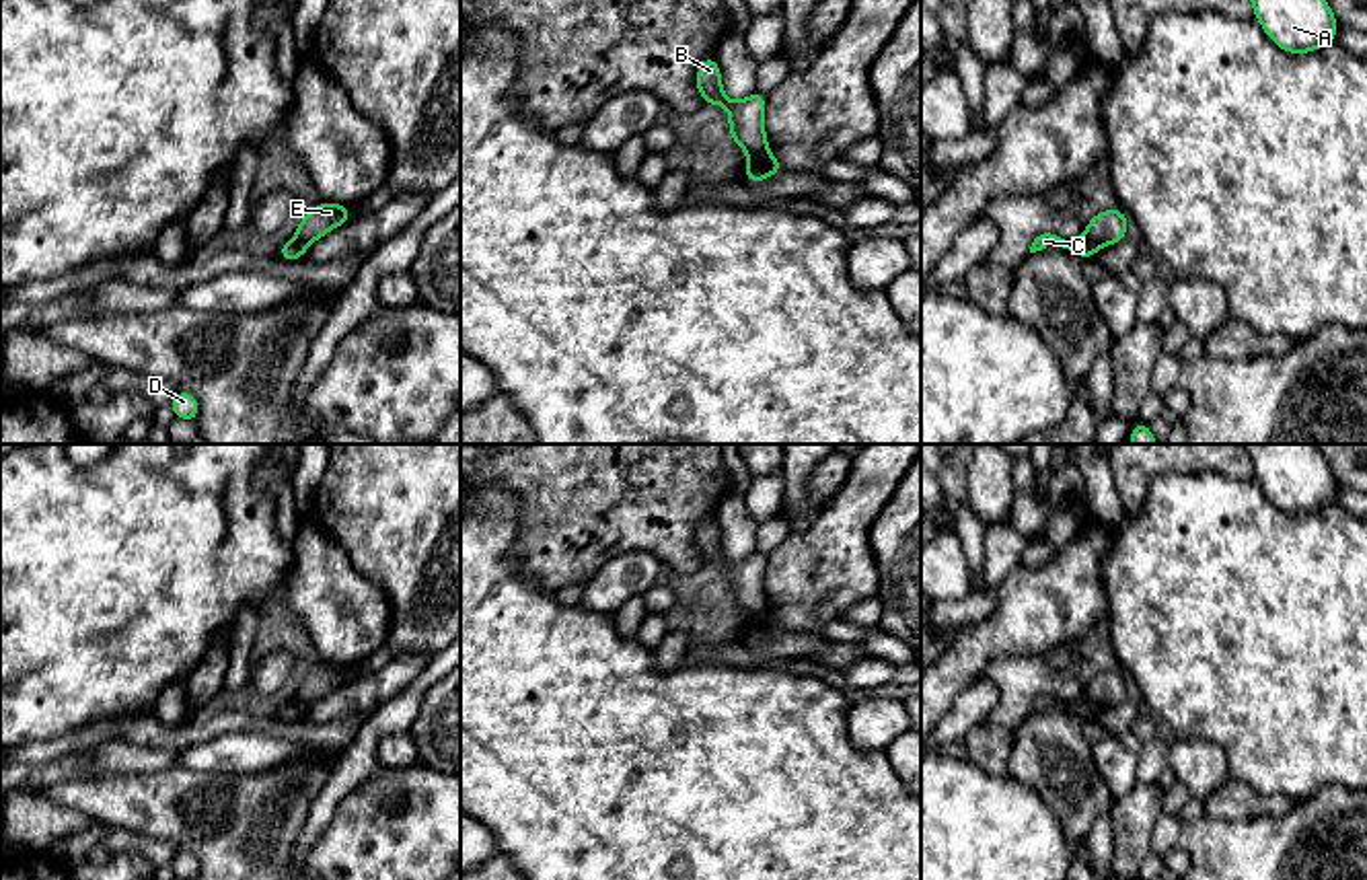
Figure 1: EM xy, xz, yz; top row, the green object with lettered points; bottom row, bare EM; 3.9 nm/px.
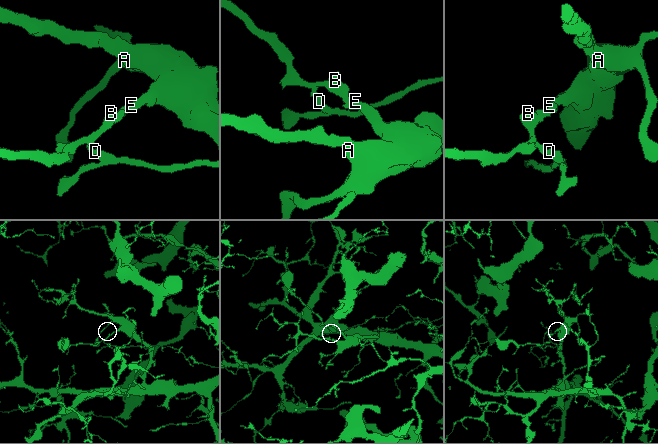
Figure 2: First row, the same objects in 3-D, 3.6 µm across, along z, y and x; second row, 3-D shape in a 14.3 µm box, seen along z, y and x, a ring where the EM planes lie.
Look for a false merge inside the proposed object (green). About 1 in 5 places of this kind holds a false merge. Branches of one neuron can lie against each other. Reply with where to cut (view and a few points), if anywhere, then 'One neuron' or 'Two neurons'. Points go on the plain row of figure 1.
Split along xz (767, 611), (749, 624). Two neurons

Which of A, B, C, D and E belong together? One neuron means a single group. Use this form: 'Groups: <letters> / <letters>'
Groups: A E / B C D

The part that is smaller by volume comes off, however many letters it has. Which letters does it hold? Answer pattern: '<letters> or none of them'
B, C, D

